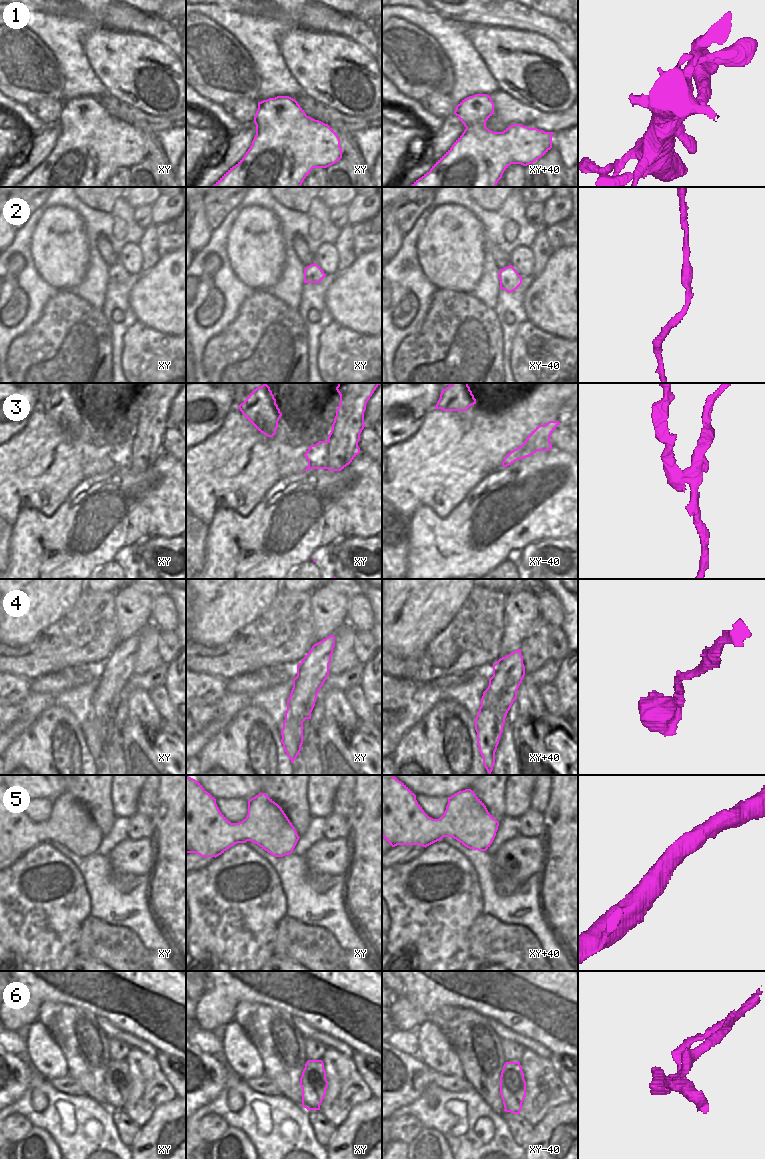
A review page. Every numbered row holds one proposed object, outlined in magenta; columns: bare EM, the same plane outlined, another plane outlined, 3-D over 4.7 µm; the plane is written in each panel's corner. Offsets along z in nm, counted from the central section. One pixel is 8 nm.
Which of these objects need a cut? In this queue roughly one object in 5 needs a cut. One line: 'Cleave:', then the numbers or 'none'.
Cleave: 3, 6.

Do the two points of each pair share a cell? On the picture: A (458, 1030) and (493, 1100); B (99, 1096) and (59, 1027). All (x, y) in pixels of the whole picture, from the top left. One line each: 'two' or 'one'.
A: one
B: one

